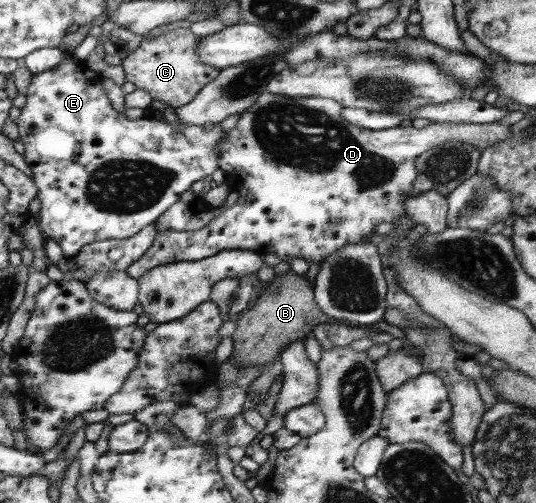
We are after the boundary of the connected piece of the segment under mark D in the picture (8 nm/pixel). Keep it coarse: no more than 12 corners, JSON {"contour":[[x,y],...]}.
{"contour":[[262,92],[220,142],[234,207],[135,280],[222,250],[322,260],[405,215],[415,160],[509,125],[369,130]]}

